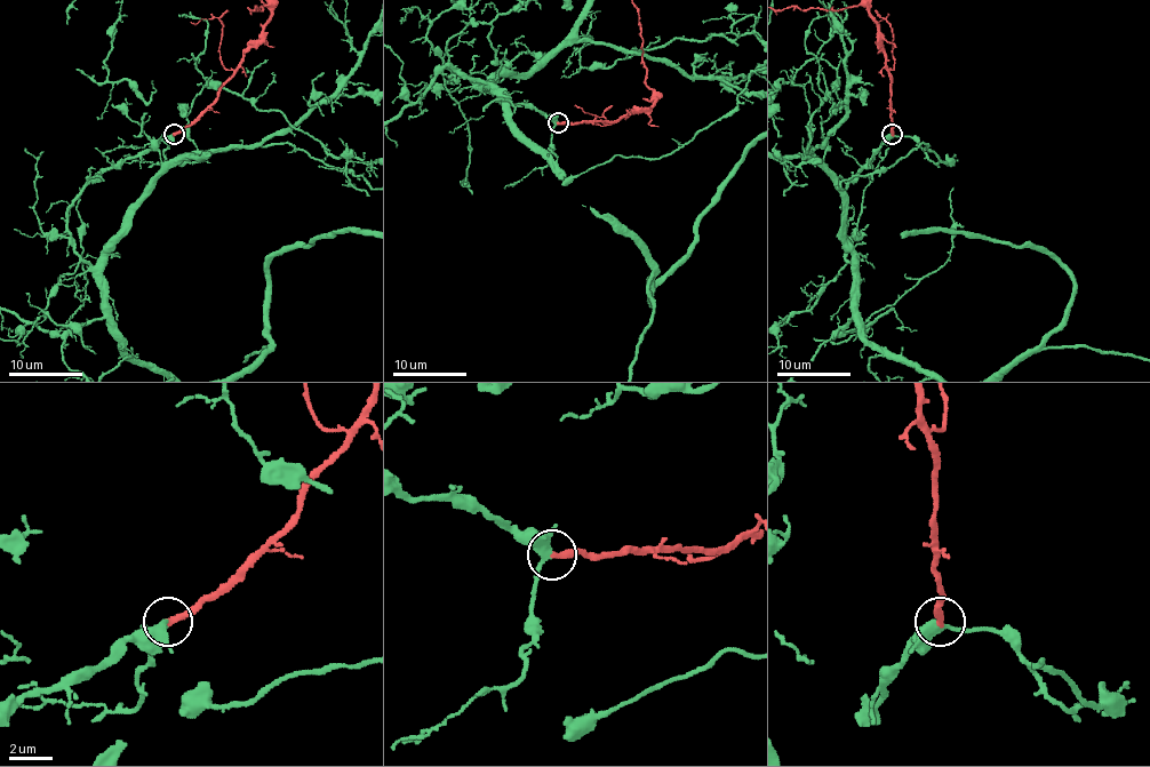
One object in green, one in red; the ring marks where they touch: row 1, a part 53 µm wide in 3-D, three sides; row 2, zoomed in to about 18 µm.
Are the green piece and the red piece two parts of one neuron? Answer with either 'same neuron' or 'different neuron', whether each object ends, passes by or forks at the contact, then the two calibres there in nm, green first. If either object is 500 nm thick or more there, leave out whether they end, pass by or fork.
same neuron; green passes by; red ends; calibres 320 and 320 nm

